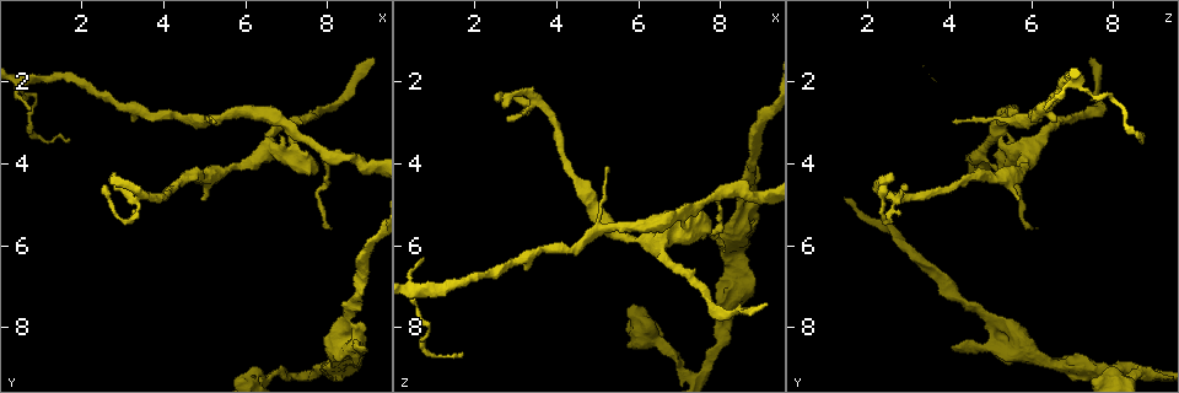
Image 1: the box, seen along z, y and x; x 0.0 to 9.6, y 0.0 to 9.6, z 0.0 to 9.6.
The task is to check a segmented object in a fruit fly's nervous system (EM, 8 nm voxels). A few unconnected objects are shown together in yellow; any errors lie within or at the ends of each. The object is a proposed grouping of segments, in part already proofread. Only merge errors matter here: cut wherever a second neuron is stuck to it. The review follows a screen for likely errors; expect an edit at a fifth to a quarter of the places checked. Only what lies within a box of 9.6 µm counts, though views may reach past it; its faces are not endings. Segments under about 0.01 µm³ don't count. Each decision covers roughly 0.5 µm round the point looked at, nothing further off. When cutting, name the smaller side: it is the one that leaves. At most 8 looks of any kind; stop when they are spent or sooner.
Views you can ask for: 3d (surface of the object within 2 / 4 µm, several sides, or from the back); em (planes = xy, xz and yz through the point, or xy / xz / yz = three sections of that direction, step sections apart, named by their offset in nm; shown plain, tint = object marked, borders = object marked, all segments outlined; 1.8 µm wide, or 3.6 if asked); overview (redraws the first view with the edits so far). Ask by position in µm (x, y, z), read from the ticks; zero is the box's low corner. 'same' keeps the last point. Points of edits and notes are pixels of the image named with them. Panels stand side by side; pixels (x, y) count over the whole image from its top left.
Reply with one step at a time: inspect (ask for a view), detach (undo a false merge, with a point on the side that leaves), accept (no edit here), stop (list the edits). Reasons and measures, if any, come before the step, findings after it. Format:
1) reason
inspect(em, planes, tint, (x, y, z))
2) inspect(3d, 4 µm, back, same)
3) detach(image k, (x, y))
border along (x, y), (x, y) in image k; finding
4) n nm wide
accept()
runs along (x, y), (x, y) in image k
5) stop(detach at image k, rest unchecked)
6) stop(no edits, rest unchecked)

thick turns thin
inspect(em, 3.6 µm, xy, step 4, tint, (6.05, 4.00, 5.85))

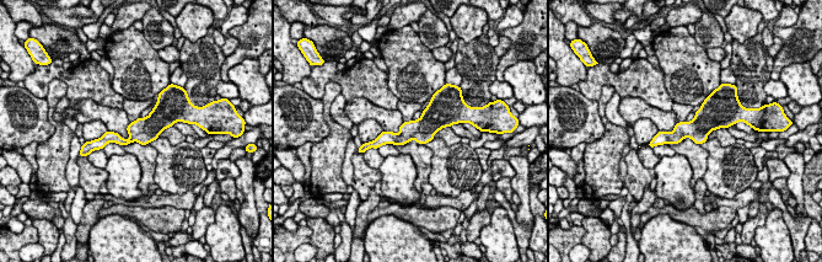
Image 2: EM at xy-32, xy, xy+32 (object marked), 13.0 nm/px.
accept()
runs along (168, 122), (156, 122), (128, 140), (102, 143) in image 2; continuous, no second neuron

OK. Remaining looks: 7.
closes a loop
inspect(3d, 4 µm, (2.85, 5.25, 2.40))

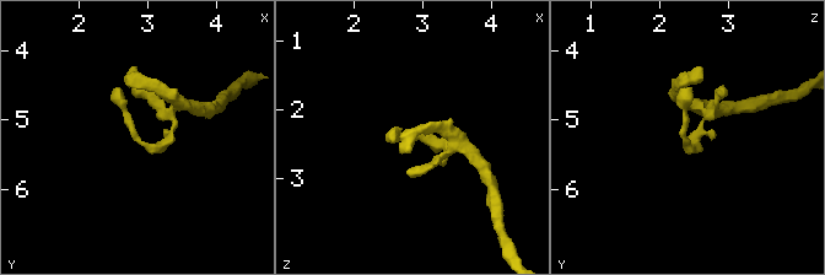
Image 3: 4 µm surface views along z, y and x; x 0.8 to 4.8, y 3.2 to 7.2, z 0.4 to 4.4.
need the tissue
inspect(em, planes, tint, (2.85, 5.20, 2.35))

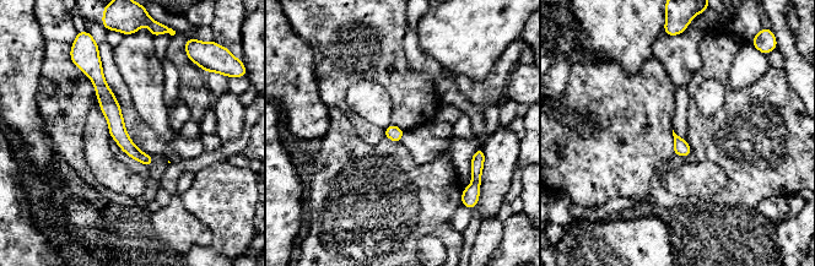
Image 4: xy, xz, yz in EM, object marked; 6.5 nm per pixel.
accept()
runs along (90, 72), (123, 141), (149, 162) in image 4; continuous, no second neuron

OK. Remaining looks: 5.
arms part here
inspect(em, planes, tint, (8.25, 8.85, 7.20))

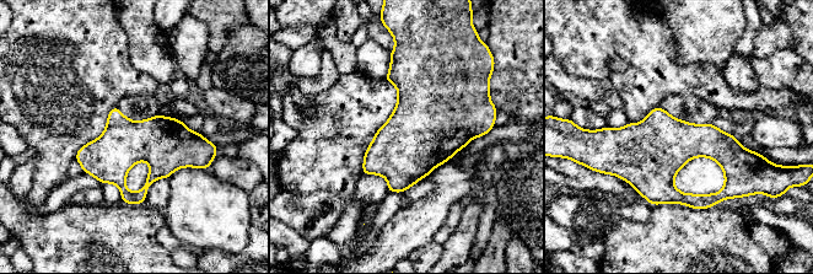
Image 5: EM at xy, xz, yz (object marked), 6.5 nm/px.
accept()
all the same neuron

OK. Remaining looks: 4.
stop(no edits, rest unchecked)

